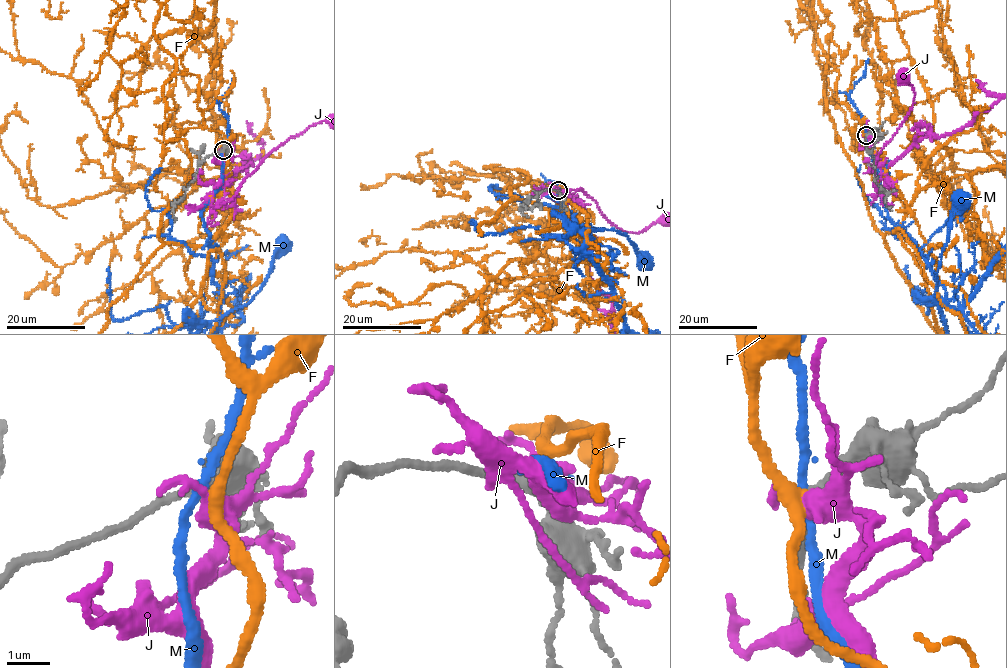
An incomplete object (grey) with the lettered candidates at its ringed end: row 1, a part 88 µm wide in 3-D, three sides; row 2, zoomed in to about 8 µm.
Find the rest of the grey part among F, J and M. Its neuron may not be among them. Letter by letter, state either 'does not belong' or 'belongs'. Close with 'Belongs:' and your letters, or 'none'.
F: belongs
J: does not belong
M: does not belong
Belongs: F

